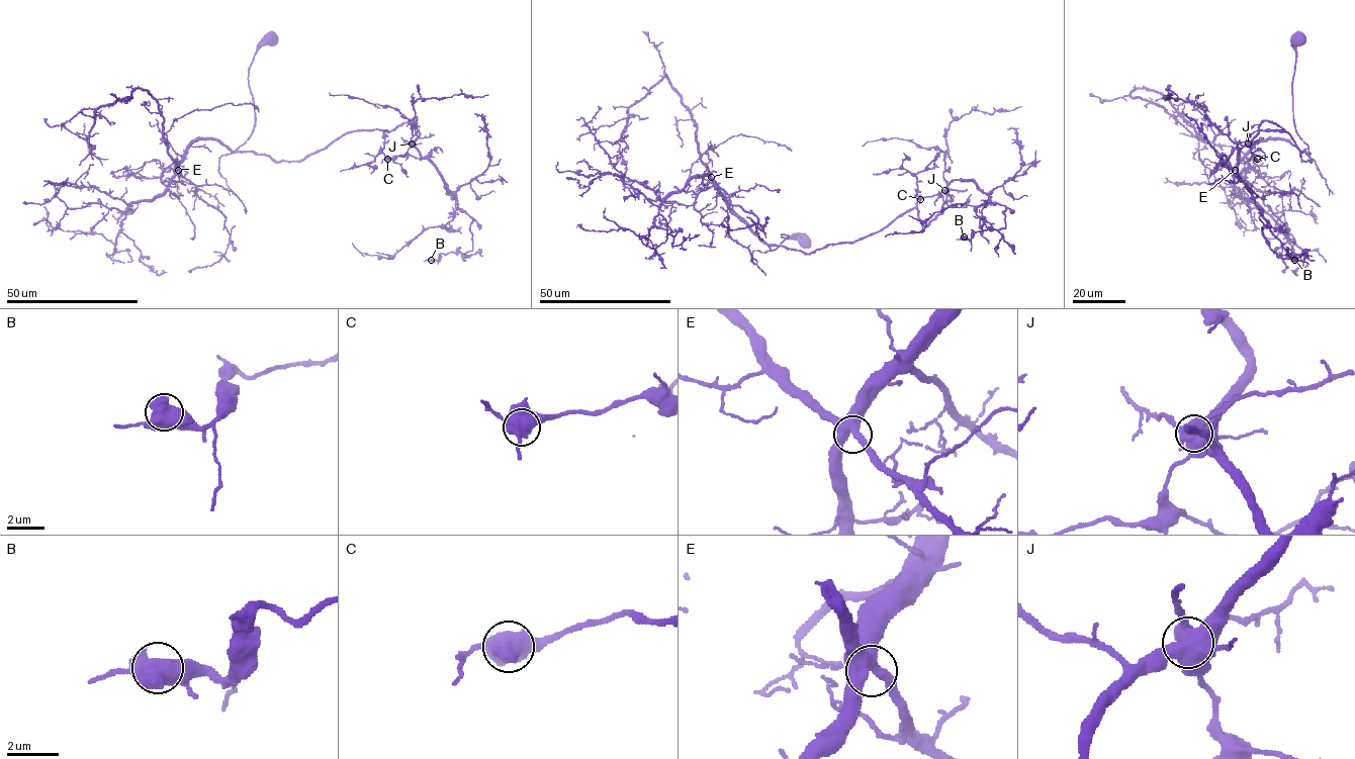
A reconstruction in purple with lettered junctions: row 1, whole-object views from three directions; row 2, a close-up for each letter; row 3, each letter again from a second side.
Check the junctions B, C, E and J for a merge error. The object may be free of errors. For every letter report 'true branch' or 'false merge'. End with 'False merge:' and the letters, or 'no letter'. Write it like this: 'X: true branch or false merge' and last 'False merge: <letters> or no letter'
B: true branch
C: true branch
E: true branch
J: false merge
False merge: J

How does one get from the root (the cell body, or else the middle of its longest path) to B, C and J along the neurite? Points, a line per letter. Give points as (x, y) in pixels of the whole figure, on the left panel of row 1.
B: (272, 39), (249, 70), (255, 123), (237, 151), (303, 160), (410, 121), (473, 219), (471, 250), (431, 260)
C: (272, 39), (249, 70), (255, 123), (237, 151), (303, 160), (349, 132), (410, 121), (419, 135), (387, 159)
J: (272, 39), (249, 70), (255, 123), (238, 151), (303, 160), (349, 132), (410, 121), (419, 133), (412, 144)

